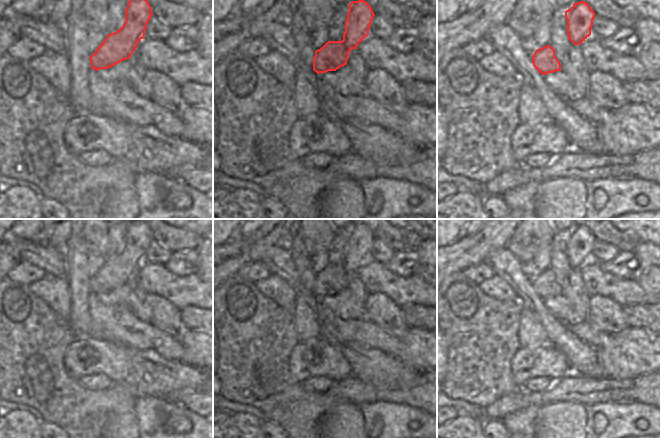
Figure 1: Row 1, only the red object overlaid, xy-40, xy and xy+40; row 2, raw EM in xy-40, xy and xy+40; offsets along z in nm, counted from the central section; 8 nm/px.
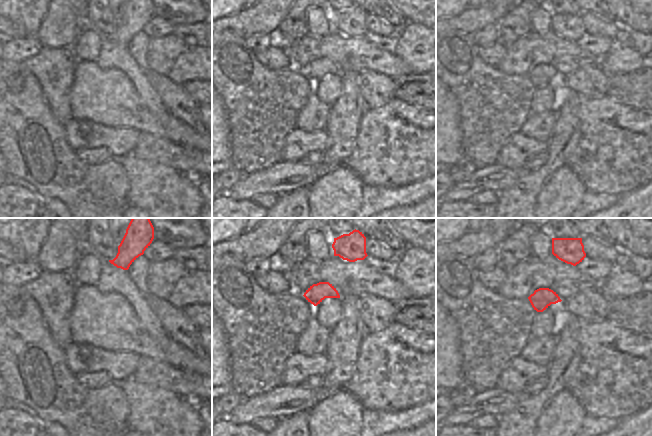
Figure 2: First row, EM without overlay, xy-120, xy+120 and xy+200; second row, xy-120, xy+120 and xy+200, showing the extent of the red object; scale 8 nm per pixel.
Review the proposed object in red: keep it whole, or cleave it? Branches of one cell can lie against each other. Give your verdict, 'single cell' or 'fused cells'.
single cell

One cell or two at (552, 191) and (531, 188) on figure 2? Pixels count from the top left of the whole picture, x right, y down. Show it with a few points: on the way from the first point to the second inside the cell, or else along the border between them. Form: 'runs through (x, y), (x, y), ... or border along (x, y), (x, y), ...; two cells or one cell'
border along (555, 171), (542, 187), (533, 207); two cells

